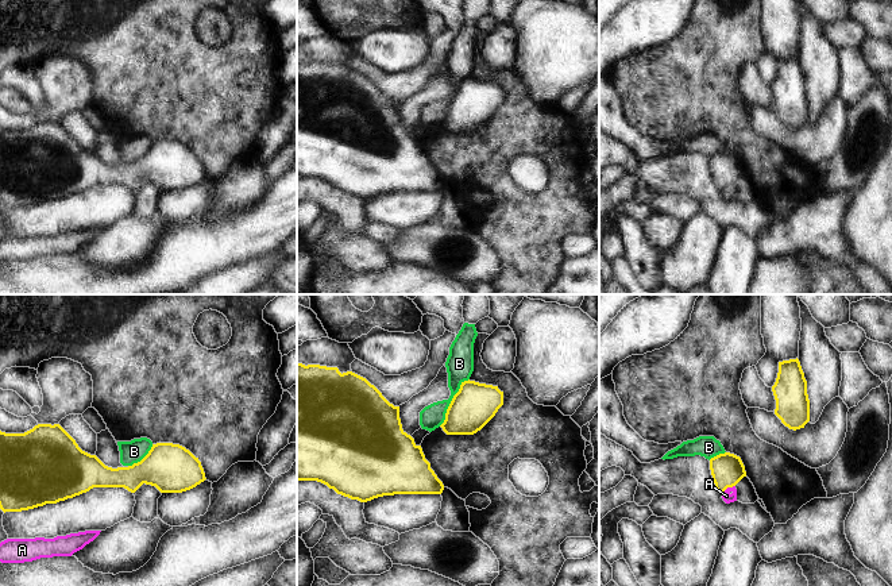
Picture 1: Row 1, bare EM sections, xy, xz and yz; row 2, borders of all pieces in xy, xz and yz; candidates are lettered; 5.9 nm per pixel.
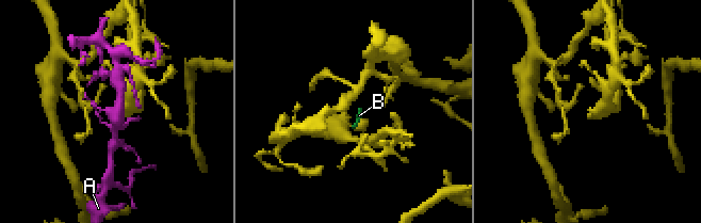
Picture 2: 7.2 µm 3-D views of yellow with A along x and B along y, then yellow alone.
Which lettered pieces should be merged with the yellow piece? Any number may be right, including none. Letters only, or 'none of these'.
none of these

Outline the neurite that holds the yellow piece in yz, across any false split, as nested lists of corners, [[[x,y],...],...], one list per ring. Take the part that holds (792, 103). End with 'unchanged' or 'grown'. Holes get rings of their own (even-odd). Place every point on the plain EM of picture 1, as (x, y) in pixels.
[[[799,57],[779,59],[779,70],[772,89],[776,97],[775,112],[789,127],[800,127],[810,119],[807,78]]] | unchanged

